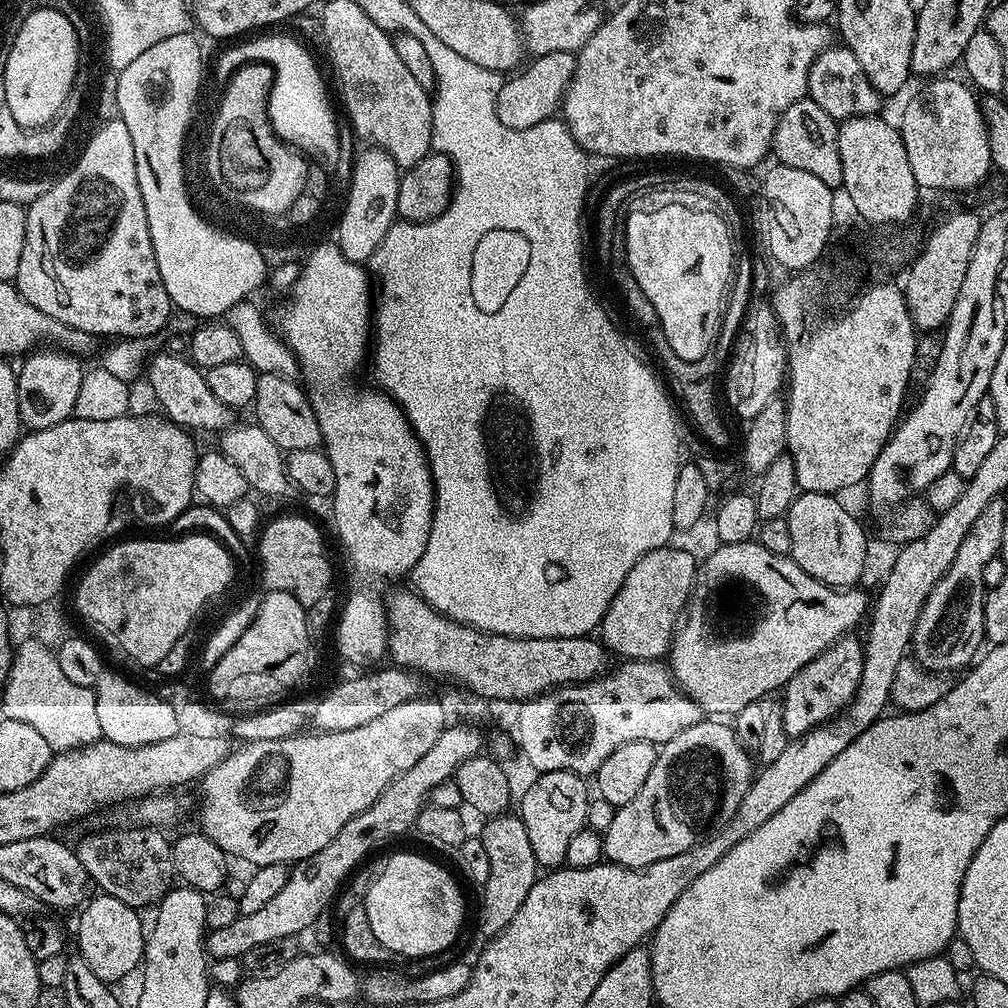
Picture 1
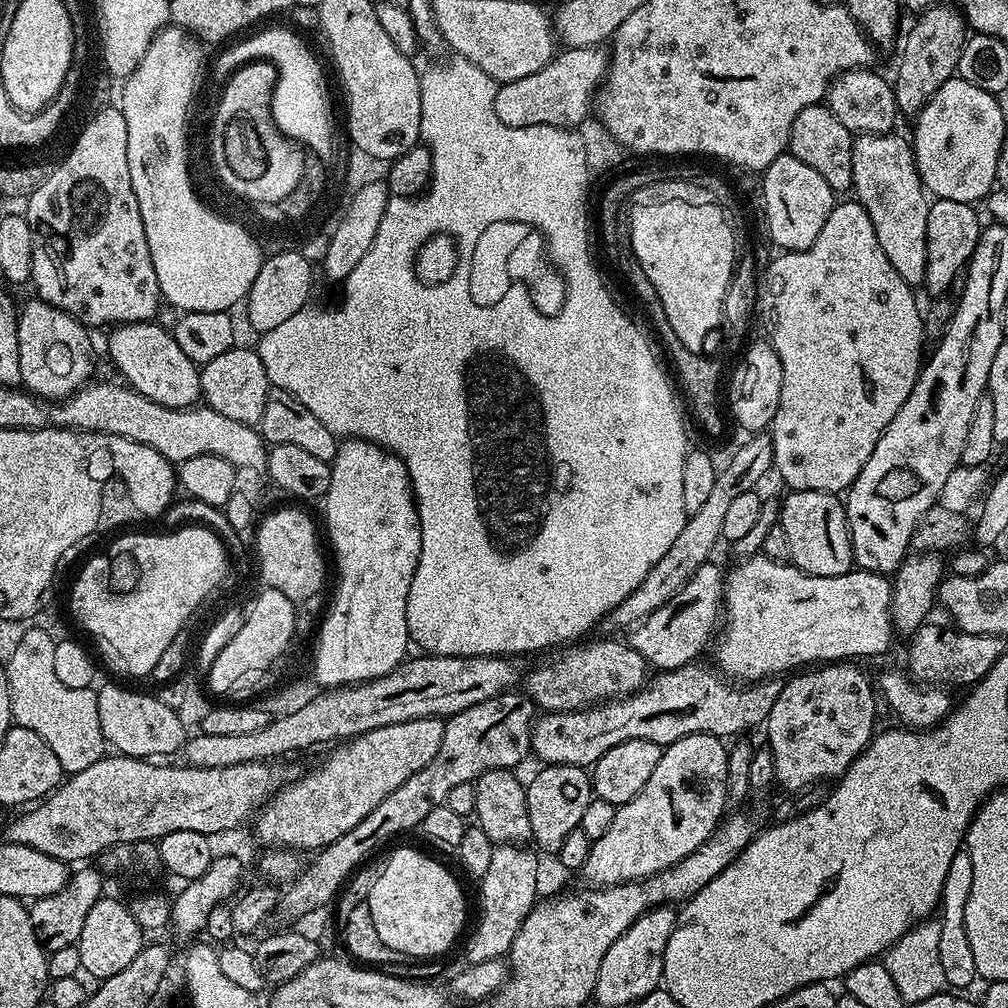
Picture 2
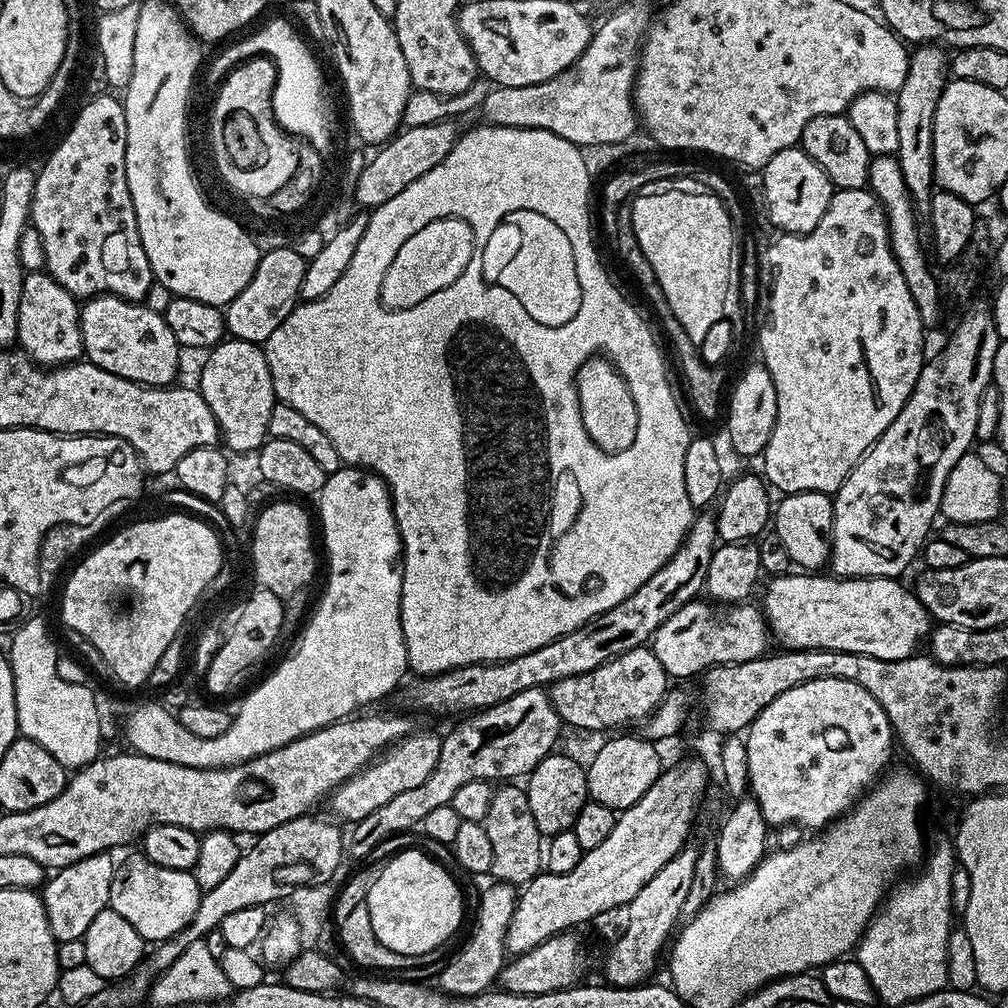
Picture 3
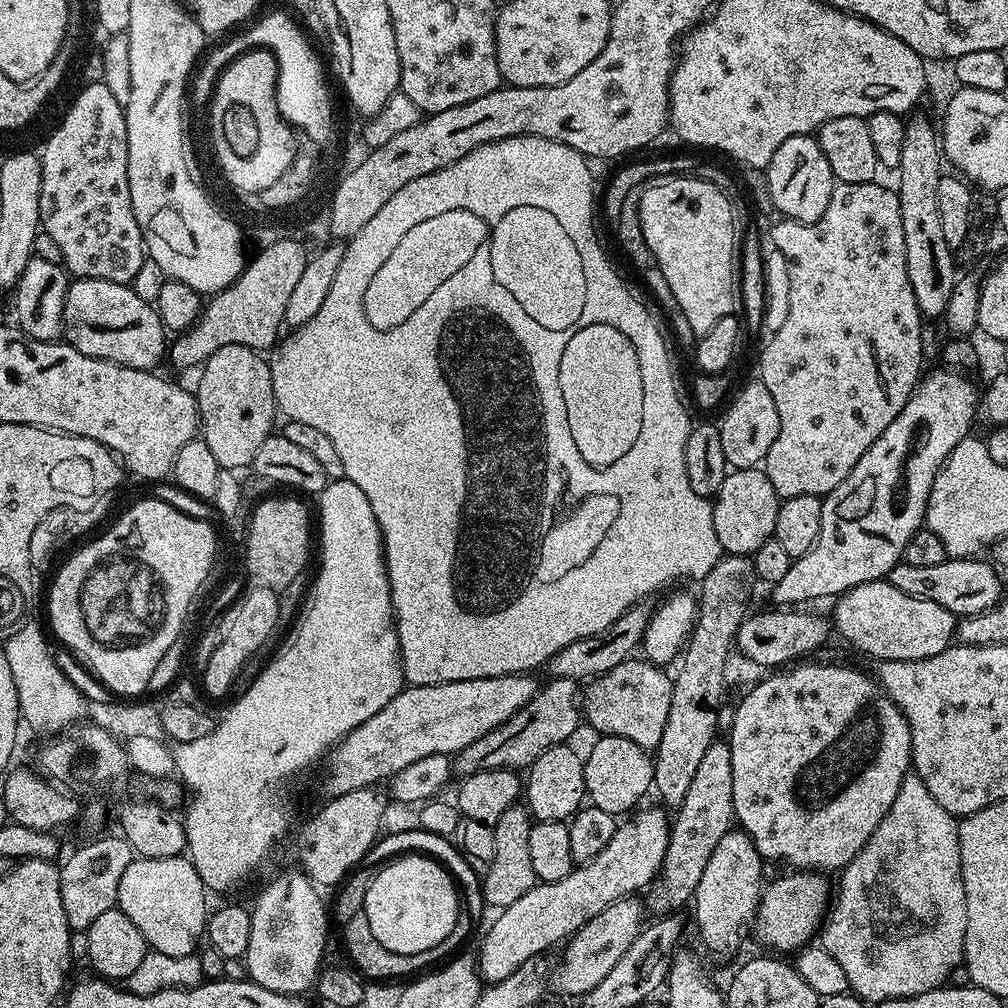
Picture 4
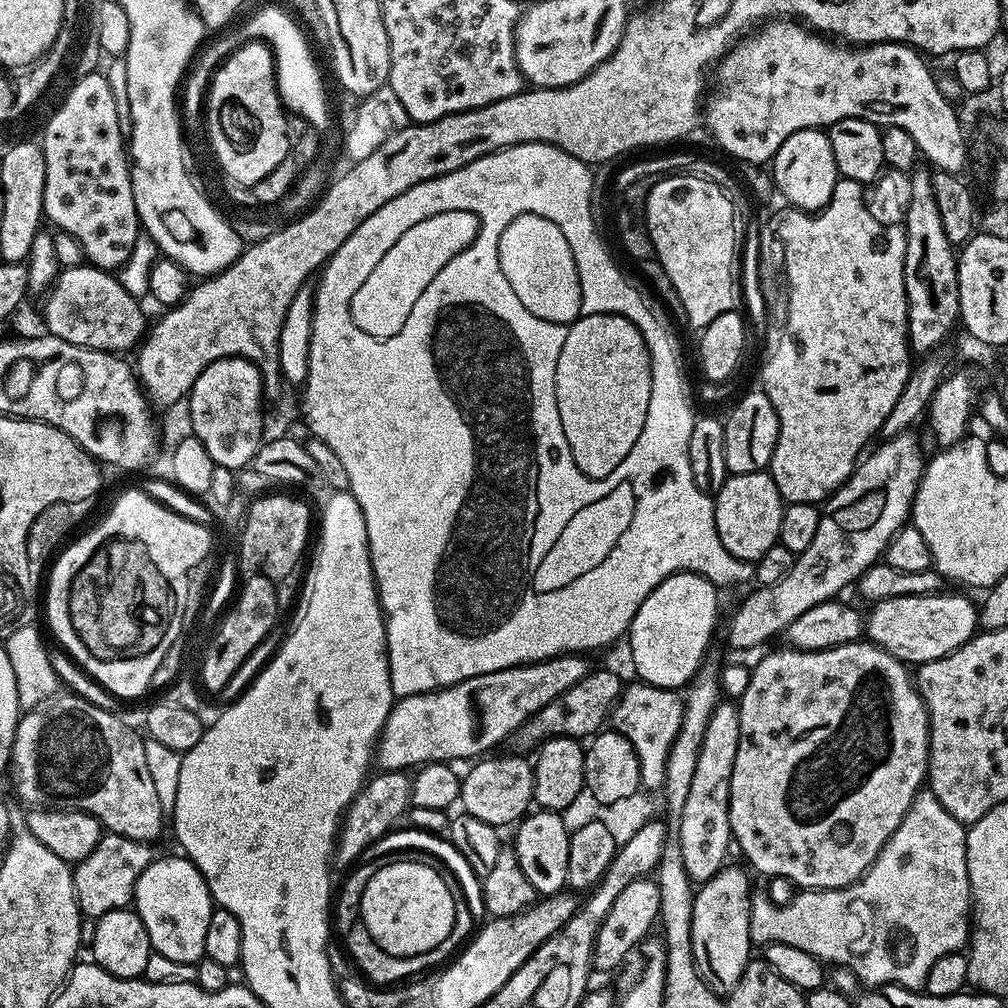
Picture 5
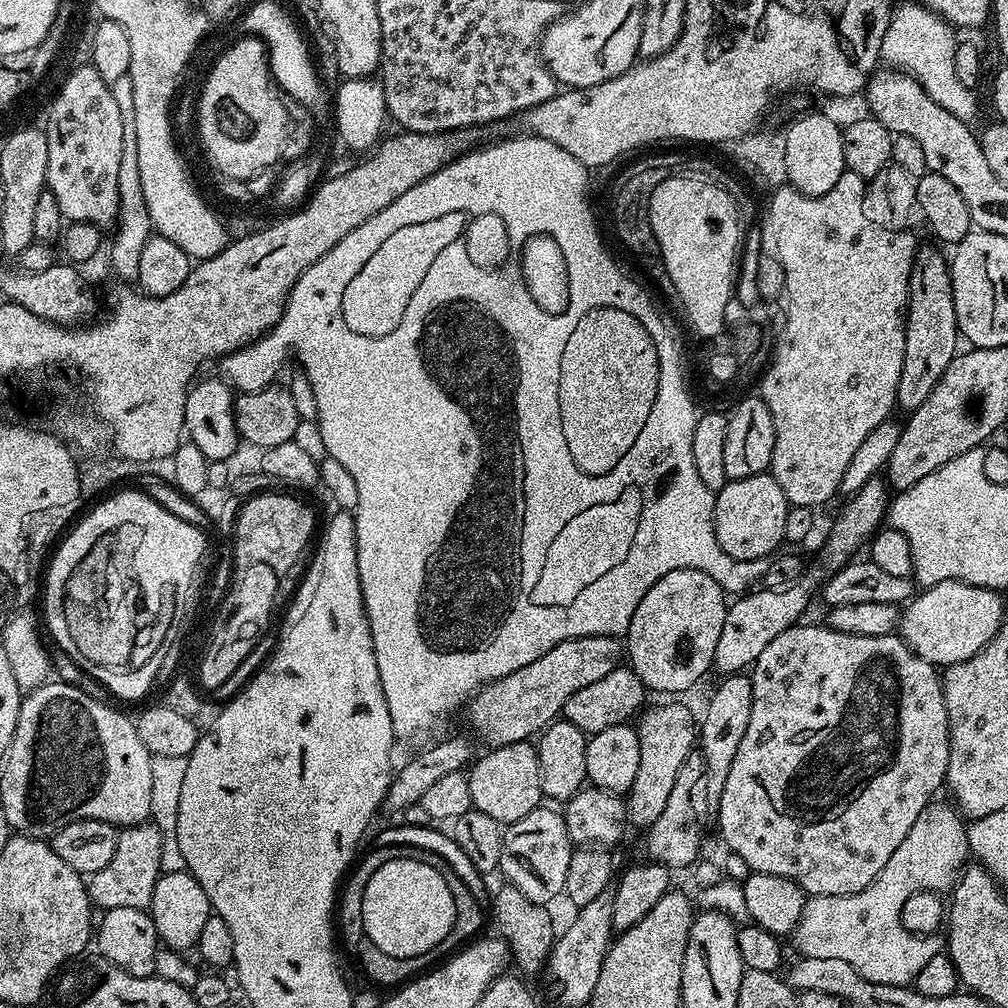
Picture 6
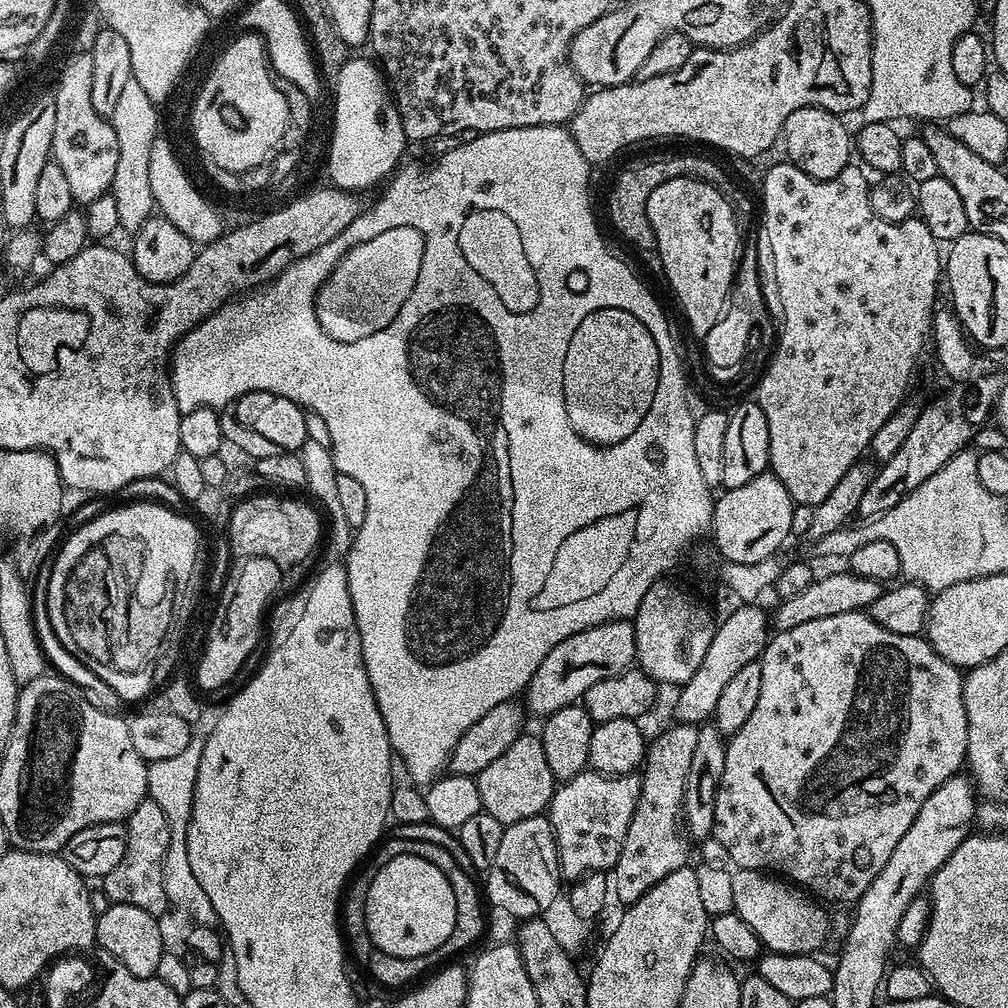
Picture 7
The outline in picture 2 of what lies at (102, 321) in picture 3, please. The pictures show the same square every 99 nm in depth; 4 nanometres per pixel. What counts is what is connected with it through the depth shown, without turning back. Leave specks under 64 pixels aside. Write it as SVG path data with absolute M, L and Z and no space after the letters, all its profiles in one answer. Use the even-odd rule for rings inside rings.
M155 322L122 324L111 329L108 356L121 372L123 383L167 408L190 408L201 399L200 368L178 346L175 335Z

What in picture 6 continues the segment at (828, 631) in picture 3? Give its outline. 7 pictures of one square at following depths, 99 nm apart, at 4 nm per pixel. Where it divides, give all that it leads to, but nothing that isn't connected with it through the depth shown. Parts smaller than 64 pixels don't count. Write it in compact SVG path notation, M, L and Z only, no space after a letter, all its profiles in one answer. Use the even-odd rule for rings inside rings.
M963 580L938 582L907 601L898 635L911 652L931 664L947 666L966 662L966 658L974 658L974 654L978 654L978 650L982 650L982 646L986 646L1005 623L1004 604L1000 596L999 591L979 588Z

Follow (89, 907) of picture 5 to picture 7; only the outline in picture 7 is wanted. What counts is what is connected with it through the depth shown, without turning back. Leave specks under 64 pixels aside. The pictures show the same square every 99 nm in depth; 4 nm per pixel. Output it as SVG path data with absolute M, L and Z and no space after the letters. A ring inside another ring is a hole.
M146 798L129 814L126 827L126 854L122 854L122 862L118 862L110 874L102 877L105 901L138 906L138 910L146 910L146 914L163 917L163 912L170 908L162 882L162 862L166 858L166 846L170 846L170 822L166 822L166 814L162 814L158 802Z

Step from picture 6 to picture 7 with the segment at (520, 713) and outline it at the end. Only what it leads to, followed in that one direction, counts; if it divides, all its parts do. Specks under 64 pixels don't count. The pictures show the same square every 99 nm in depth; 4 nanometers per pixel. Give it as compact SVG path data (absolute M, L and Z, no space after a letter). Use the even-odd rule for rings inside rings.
M611 620L593 628L582 630L554 646L546 658L542 658L542 666L534 670L534 678L530 678L528 687L522 693L523 703L527 711L539 718L547 718L566 706L577 703L590 686L598 682L606 682L606 678L614 678L627 668L637 663L635 648L635 626L627 620Z

